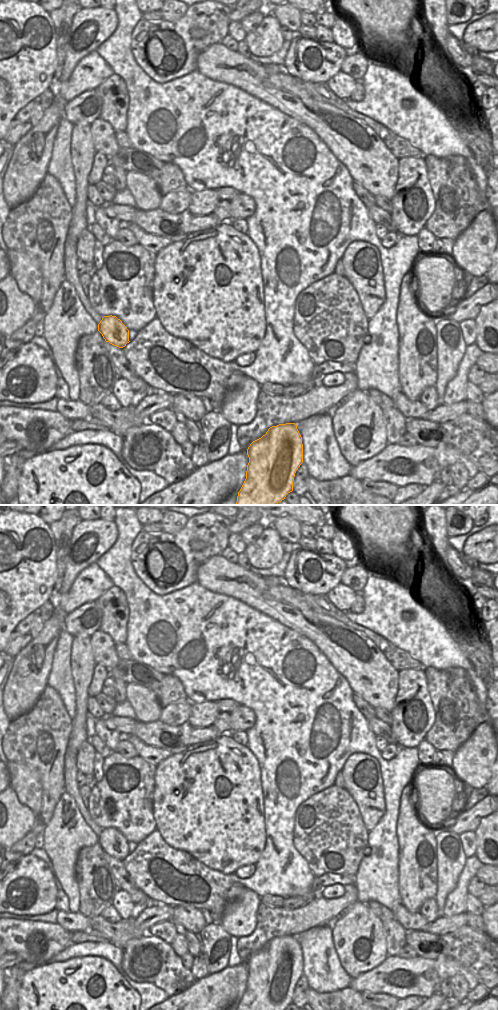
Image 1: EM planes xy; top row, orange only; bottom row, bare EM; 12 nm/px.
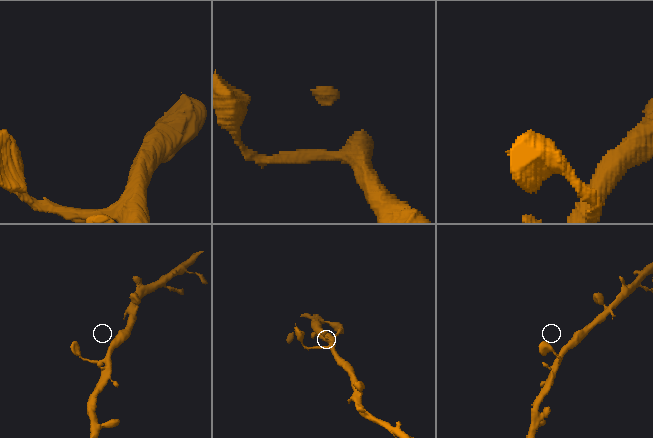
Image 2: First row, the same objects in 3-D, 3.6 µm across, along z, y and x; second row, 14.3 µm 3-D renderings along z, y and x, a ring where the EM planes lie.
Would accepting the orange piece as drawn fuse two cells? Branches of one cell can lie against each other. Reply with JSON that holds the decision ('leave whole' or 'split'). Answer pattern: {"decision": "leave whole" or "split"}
{"decision": "leave whole"}

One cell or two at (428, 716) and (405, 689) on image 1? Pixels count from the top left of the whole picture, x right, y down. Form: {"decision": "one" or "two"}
{"decision": "one"}

